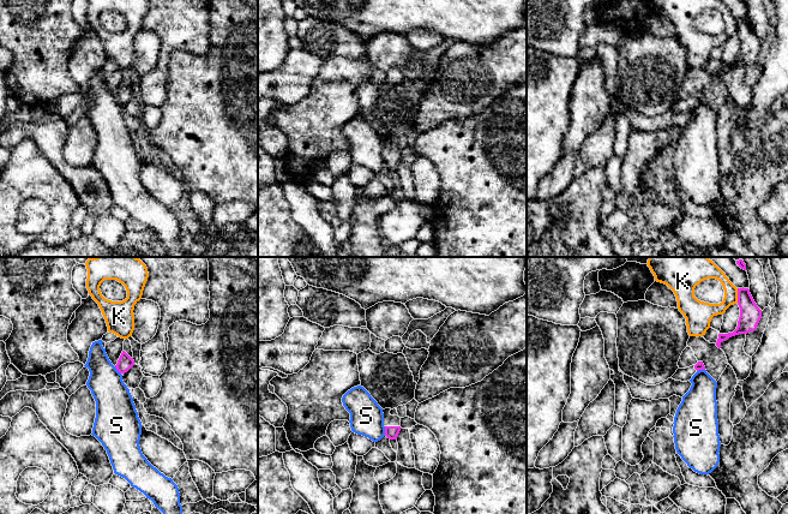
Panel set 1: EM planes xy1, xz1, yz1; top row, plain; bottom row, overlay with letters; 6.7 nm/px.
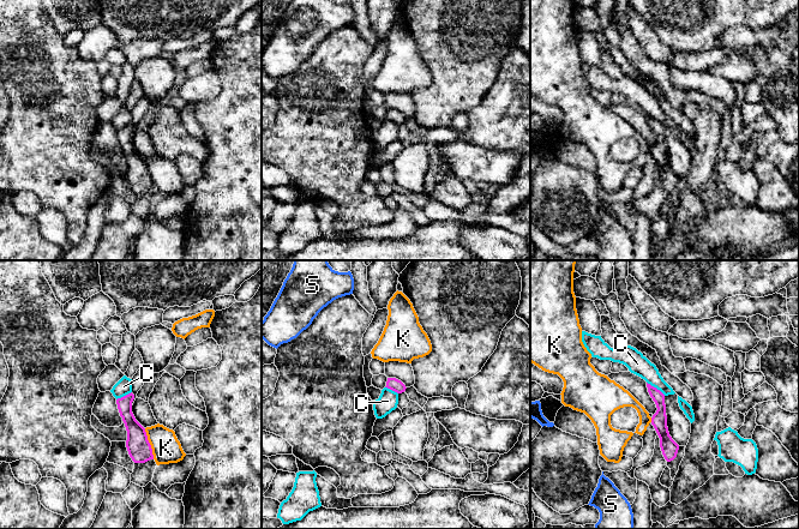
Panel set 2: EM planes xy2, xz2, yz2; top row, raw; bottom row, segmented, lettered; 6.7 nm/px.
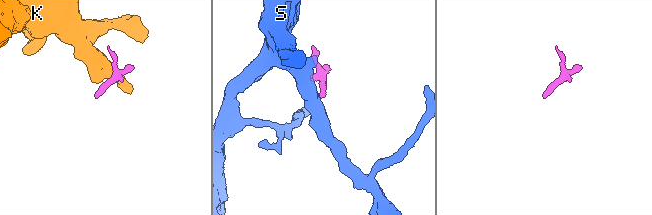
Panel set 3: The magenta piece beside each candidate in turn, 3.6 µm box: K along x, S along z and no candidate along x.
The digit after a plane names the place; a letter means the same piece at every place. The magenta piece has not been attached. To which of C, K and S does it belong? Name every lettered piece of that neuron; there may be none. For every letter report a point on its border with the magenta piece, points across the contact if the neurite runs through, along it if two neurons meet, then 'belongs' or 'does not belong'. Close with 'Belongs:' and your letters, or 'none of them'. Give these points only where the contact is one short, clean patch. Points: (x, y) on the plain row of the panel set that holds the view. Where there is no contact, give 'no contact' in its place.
C: meets magenta in yz2 at (655, 119); border along yz2 (647, 113), (665, 126); does not belong
K: meets magenta in xy2 at (149, 175); border along xy2 (144, 160), (154, 190); does not belong
S: meets magenta in xz1 at (385, 162); border along xz1 (384, 157), (385, 166); does not belong
Belongs: none of them

